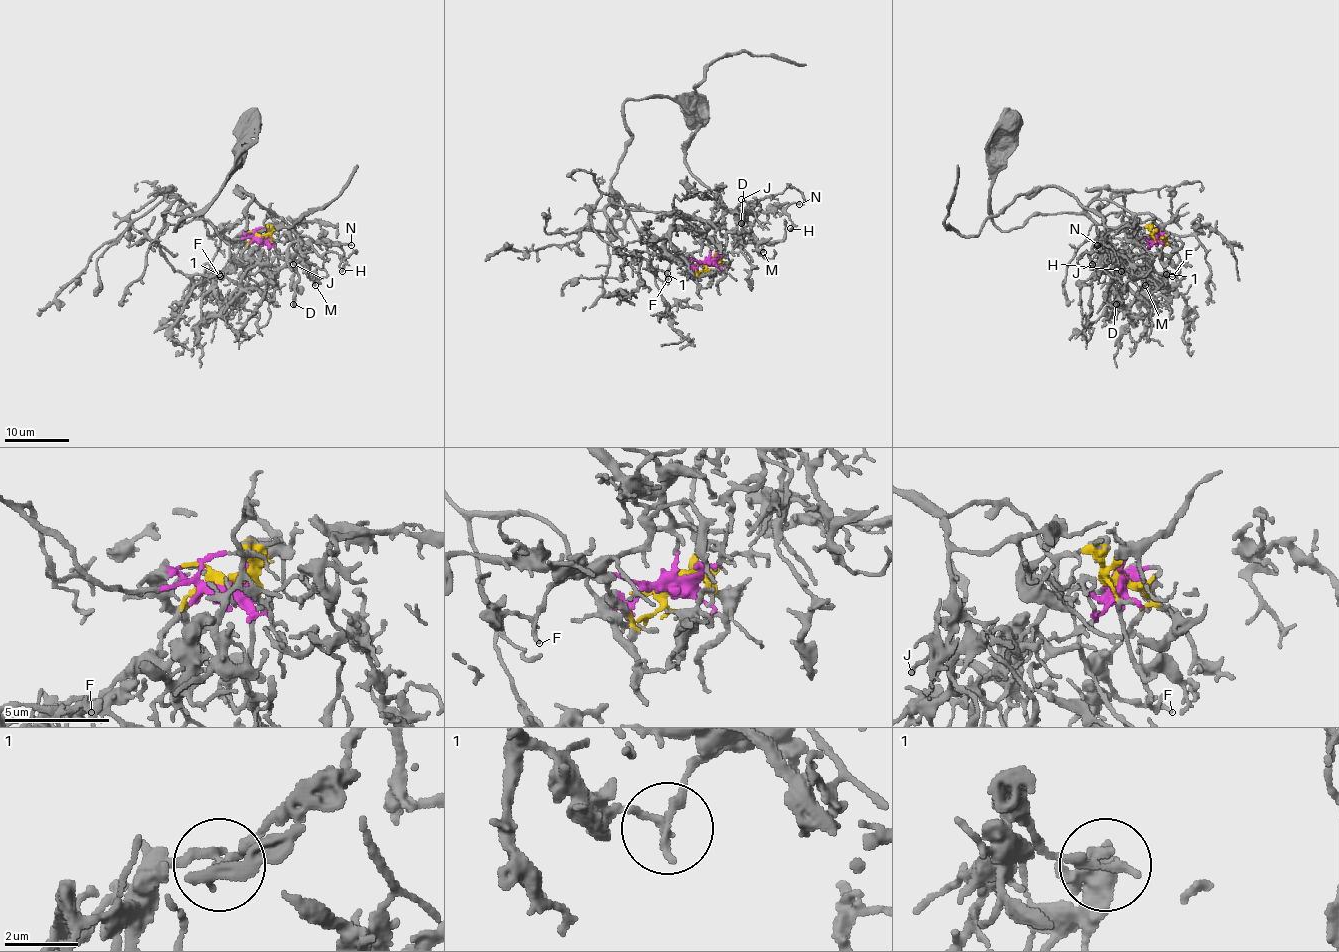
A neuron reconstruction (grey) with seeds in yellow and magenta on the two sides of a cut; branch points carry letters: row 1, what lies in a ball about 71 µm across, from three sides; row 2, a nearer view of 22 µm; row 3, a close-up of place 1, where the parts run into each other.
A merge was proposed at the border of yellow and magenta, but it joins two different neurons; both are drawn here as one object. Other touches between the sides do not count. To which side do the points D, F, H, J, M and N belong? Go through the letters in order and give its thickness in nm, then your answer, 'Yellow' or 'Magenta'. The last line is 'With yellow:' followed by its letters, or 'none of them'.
D: Thickness 160 nm. Yellow
F: Thickness 200 nm. Yellow
H: Thickness 190 nm. Yellow
J: Thickness 130 nm. Yellow
M: Thickness 140 nm. Yellow
N: Thickness 100 nm. Yellow
With yellow: D, F, H, J, M, N

